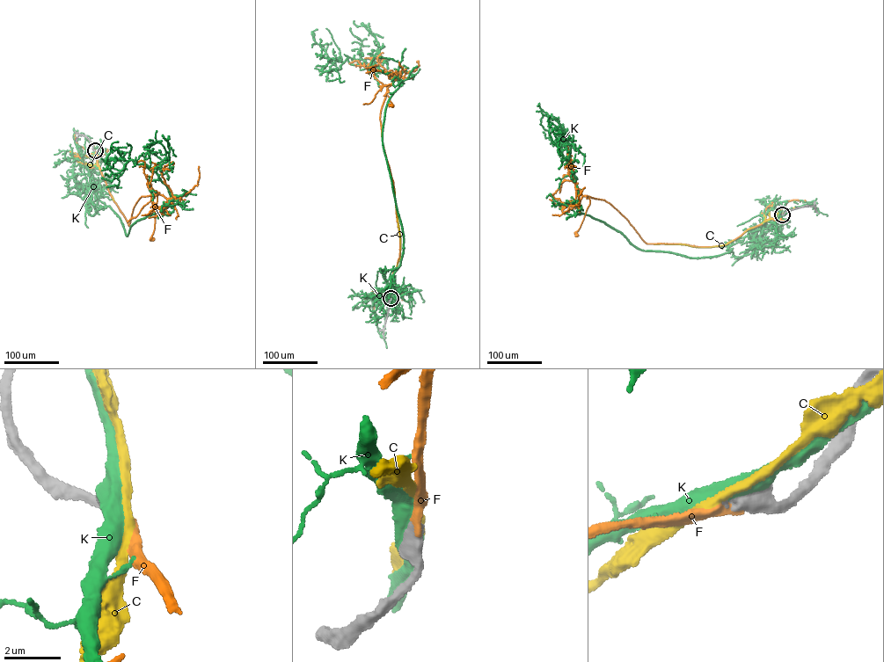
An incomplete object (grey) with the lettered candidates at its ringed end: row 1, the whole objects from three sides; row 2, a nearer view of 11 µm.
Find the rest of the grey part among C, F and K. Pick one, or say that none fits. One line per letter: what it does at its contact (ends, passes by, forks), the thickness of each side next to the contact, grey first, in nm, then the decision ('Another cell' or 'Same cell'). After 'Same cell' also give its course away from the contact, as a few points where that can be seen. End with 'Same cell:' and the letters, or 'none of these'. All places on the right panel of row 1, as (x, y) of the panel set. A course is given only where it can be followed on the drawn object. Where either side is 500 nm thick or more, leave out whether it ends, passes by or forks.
C: It passes by. Thickness 360 nm (grey) against 280 nm. Another cell
F: Thickness 550 nm (grey) against 360 nm. Same cell. Its course: (782, 214), (747, 229), (723, 245), (647, 243), (612, 205), (588, 197), (589, 205), (576, 235)
K: Thickness 700 nm (grey) against 550 nm. Another cell
Same cell: F

